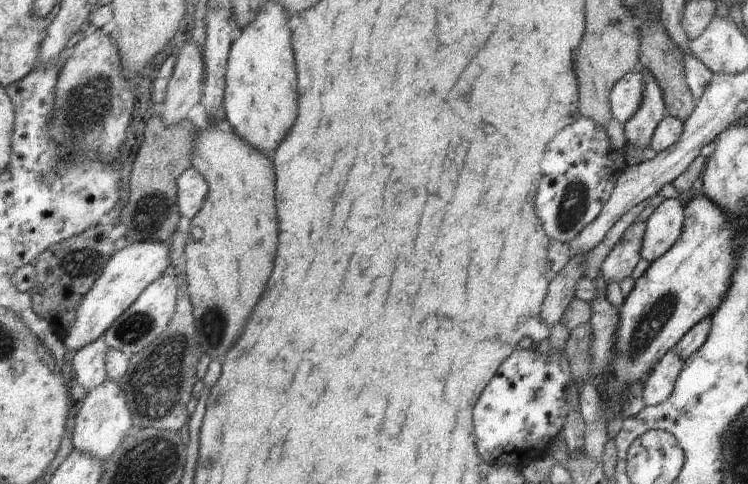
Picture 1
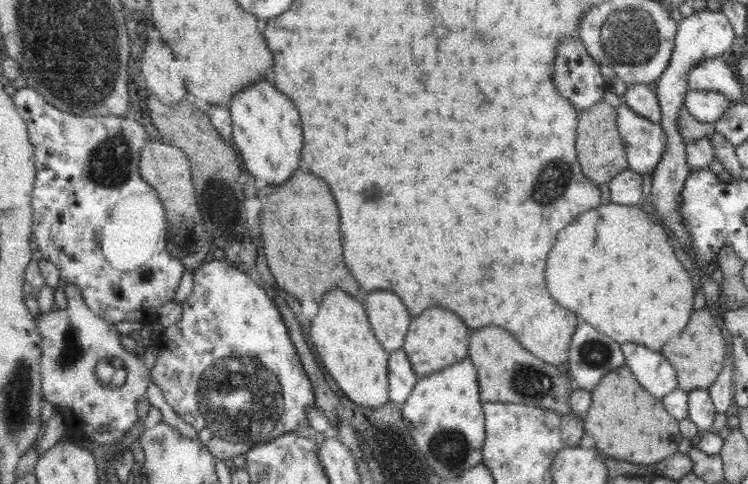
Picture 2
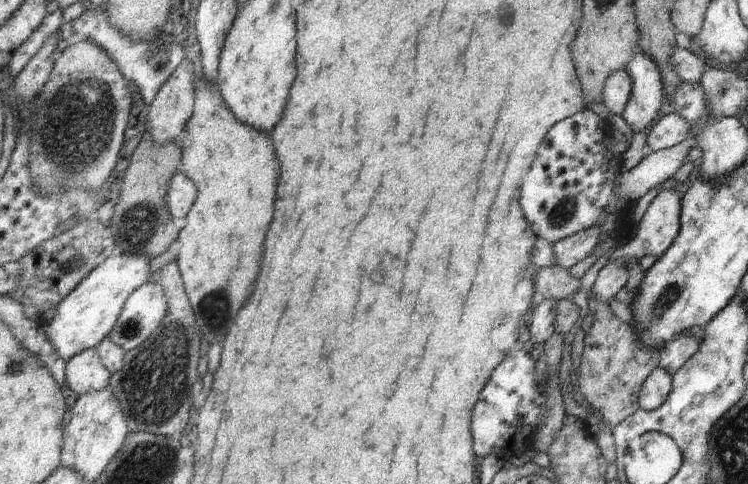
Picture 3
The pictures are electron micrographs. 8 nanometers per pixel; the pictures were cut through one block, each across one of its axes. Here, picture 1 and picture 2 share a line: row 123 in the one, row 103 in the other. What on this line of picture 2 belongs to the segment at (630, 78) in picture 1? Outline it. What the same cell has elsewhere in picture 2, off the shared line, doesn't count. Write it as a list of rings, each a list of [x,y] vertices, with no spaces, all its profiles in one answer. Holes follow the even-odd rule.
[[[623,100],[617,110],[619,136],[629,169],[641,175],[653,173],[666,150],[668,136],[660,123],[640,117]]]

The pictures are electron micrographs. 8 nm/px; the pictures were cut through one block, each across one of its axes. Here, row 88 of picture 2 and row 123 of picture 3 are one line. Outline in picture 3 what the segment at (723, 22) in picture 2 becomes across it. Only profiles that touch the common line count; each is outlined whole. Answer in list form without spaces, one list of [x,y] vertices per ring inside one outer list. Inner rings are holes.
[[[674,112],[664,115],[647,136],[646,151],[661,151],[680,144],[691,130],[689,122]]]

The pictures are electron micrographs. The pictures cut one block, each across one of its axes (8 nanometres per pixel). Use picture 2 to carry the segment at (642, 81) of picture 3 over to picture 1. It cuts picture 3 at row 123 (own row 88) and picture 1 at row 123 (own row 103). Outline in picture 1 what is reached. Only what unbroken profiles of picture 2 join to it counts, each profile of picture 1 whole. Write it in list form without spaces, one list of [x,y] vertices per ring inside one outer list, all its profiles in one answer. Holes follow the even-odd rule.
[[[639,67],[638,71],[644,78],[643,101],[640,102],[640,110],[636,110],[636,114],[624,124],[624,136],[628,145],[638,150],[647,150],[666,112],[662,91],[656,79],[644,68]]]

